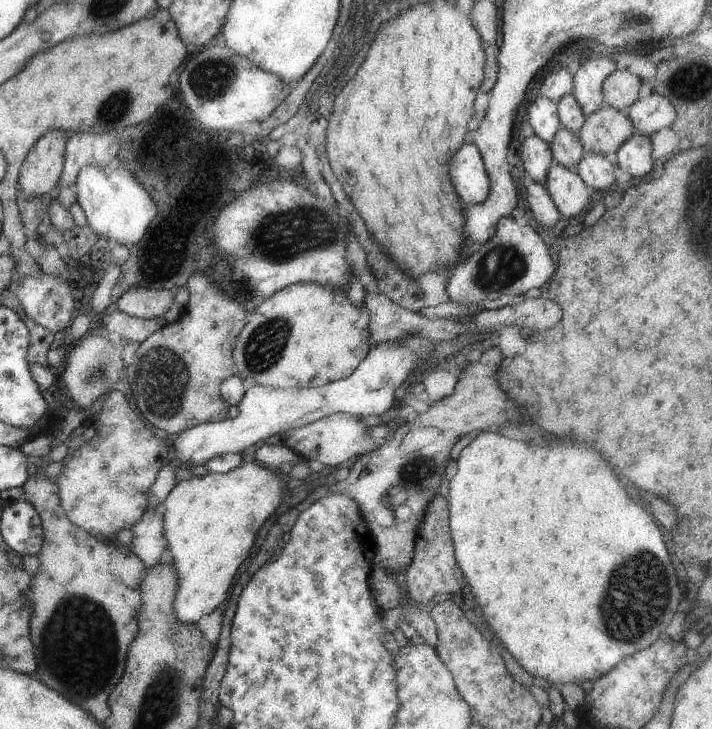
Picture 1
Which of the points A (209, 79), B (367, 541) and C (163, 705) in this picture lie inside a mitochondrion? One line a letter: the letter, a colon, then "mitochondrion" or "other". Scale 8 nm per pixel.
A: mitochondrion
B: other
C: mitochondrion

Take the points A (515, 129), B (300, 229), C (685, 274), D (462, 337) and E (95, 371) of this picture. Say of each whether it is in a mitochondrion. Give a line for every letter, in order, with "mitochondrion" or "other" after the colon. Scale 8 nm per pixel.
A: other
B: mitochondrion
C: other
D: other
E: mitochondrion

